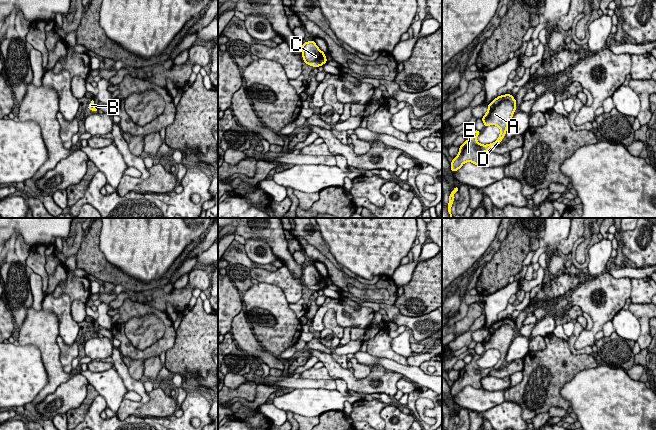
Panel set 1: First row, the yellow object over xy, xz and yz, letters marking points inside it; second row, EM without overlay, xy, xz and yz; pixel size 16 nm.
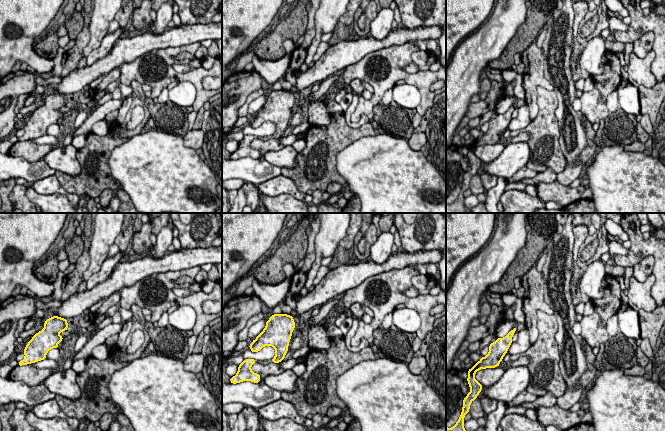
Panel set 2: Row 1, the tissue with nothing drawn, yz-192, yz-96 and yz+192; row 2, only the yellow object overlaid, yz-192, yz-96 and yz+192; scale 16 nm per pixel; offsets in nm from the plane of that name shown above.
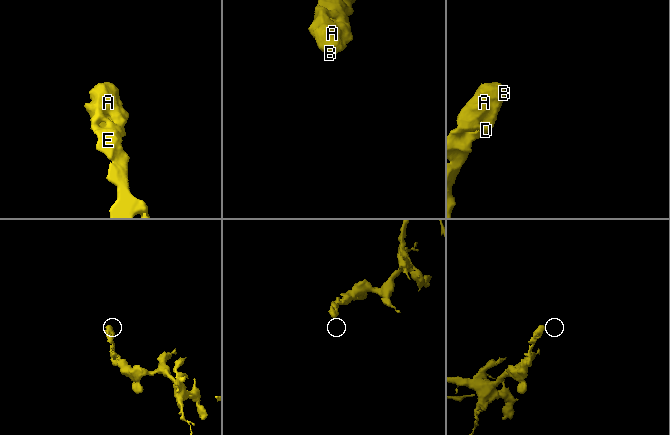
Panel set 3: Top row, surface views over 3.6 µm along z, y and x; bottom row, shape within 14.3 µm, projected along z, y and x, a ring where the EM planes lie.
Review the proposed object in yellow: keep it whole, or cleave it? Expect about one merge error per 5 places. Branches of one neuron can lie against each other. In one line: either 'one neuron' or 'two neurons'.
one neuron

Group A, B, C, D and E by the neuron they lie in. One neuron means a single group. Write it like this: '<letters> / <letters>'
A B C D E

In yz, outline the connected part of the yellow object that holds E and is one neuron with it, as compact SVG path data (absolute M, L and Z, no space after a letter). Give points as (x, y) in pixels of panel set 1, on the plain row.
M505 318L495 322L489 329L482 345L484 350L496 349L500 352L500 359L494 367L487 369L480 368L476 361L480 355L473 355L473 359L459 371L459 377L451 386L451 395L456 396L466 386L475 389L482 388L481 379L487 376L492 370L499 369L506 358L509 346L516 334L516 324L511 318Z

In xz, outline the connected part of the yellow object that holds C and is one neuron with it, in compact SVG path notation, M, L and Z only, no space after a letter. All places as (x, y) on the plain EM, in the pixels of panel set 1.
M314 264L302 268L302 281L304 287L316 292L327 286L325 277L318 272Z

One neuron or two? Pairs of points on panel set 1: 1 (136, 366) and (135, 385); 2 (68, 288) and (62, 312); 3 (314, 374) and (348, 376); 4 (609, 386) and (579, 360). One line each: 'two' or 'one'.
1: two
2: two
3: two
4: two

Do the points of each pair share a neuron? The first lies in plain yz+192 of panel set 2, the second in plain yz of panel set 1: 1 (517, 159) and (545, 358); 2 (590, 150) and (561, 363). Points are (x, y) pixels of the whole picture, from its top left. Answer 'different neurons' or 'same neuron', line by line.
1: different neurons
2: same neuron

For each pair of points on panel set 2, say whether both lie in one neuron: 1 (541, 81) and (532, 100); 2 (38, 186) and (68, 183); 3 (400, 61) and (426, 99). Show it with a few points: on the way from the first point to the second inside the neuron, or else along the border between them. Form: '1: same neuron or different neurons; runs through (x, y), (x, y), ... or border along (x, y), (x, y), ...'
1: same neuron; runs through (536, 85), (532, 89), (532, 95)
2: different neurons; border along (54, 174), (68, 192), (79, 198)
3: same neuron; runs through (402, 72), (406, 76), (413, 78), (423, 88)

